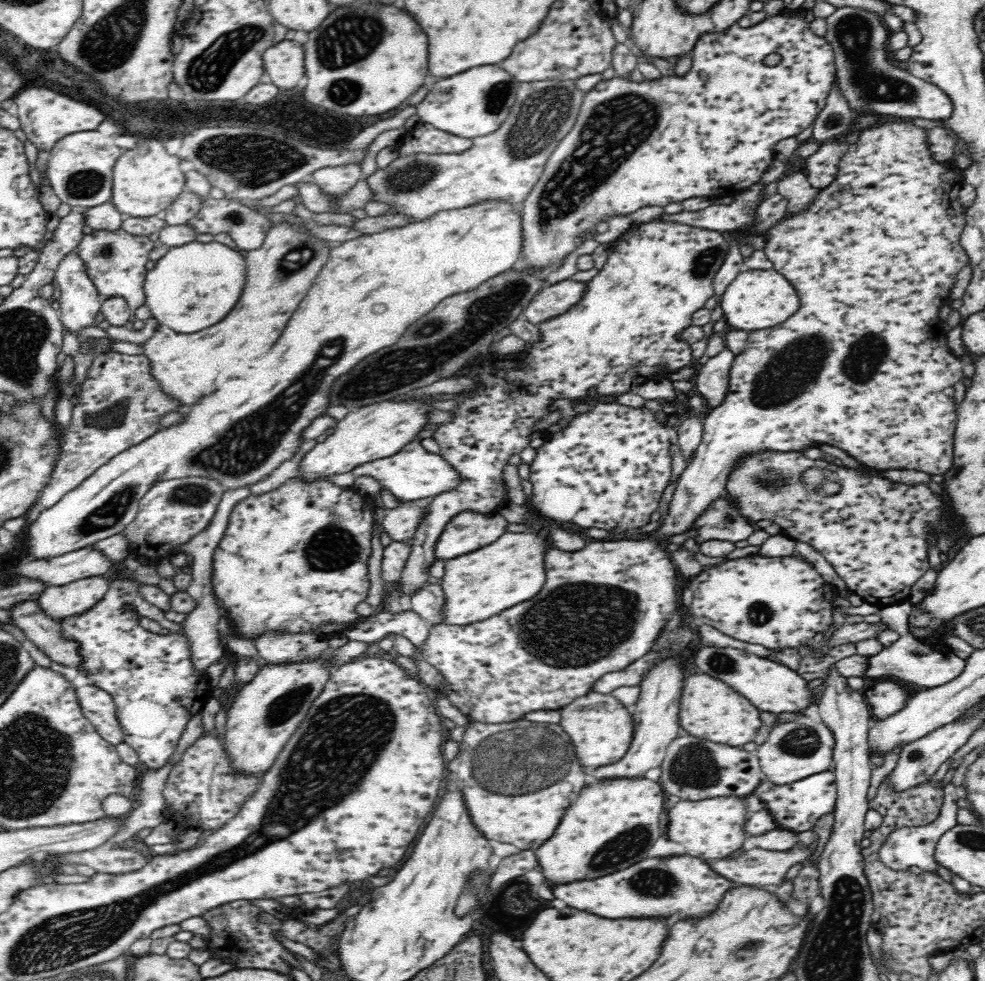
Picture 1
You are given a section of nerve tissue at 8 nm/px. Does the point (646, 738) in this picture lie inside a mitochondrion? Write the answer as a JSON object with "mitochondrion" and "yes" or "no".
{"mitochondrion":"no"}

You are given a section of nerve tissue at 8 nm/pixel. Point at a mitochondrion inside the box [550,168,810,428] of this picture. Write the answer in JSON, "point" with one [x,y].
{"point":[704,261]}

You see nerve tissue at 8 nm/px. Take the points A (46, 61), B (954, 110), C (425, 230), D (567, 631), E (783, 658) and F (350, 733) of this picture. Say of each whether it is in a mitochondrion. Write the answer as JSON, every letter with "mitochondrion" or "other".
{"A":"other","B":"other","C":"other","D":"mitochondrion","E":"other","F":"mitochondrion"}

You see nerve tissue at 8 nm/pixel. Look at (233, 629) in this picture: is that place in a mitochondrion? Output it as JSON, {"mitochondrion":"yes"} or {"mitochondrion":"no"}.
{"mitochondrion":"no"}

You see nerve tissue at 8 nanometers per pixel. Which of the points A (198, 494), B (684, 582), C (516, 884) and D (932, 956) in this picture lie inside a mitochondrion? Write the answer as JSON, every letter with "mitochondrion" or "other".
{"A":"mitochondrion","B":"other","C":"other","D":"other"}

